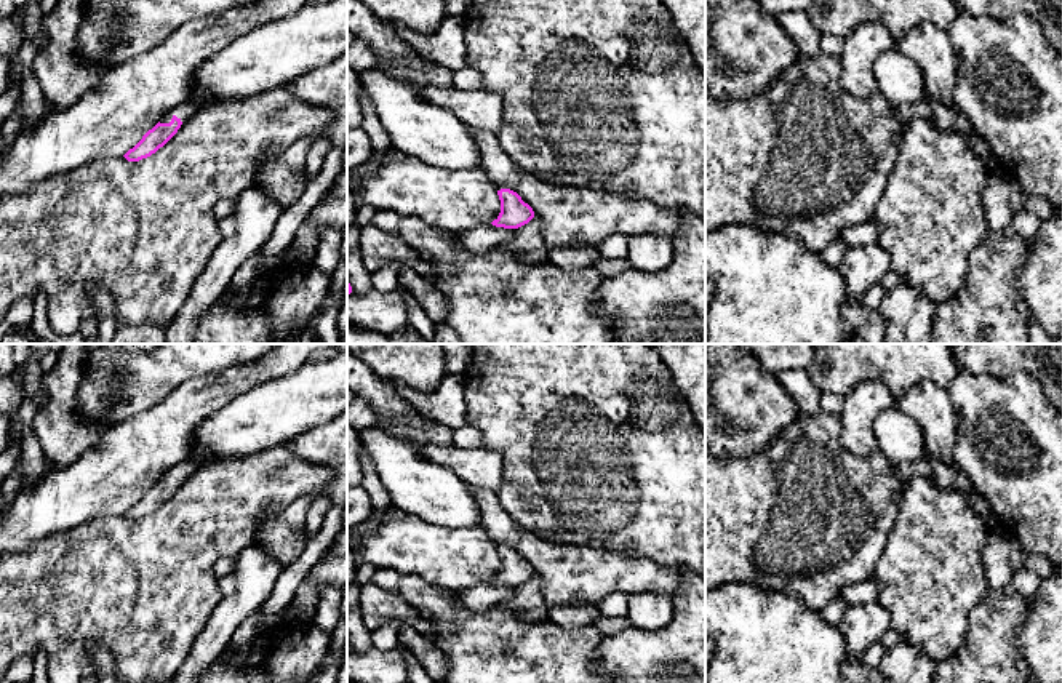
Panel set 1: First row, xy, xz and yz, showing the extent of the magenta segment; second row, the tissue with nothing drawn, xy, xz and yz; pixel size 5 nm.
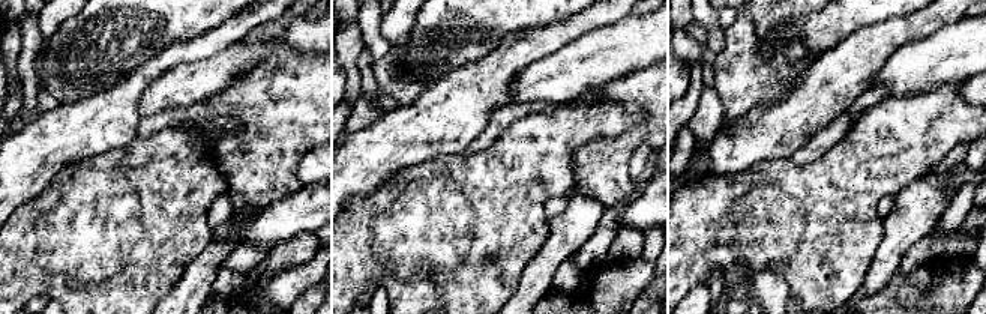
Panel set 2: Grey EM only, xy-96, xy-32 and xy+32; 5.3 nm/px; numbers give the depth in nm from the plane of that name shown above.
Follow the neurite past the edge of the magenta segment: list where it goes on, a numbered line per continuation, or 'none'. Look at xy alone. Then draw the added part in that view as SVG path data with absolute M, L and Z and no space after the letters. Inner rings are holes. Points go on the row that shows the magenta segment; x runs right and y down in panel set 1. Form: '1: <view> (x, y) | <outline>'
1: xy (187, 107) | M184 101L182 104L179 104L178 107L173 107L170 112L166 112L160 123L170 123L171 118L176 115L181 122L186 122L192 114L195 114L200 107L206 106L210 101L198 101L198 102L192 102L192 101Z

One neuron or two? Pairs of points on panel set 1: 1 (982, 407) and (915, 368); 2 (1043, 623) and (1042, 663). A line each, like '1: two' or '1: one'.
1: two
2: one

